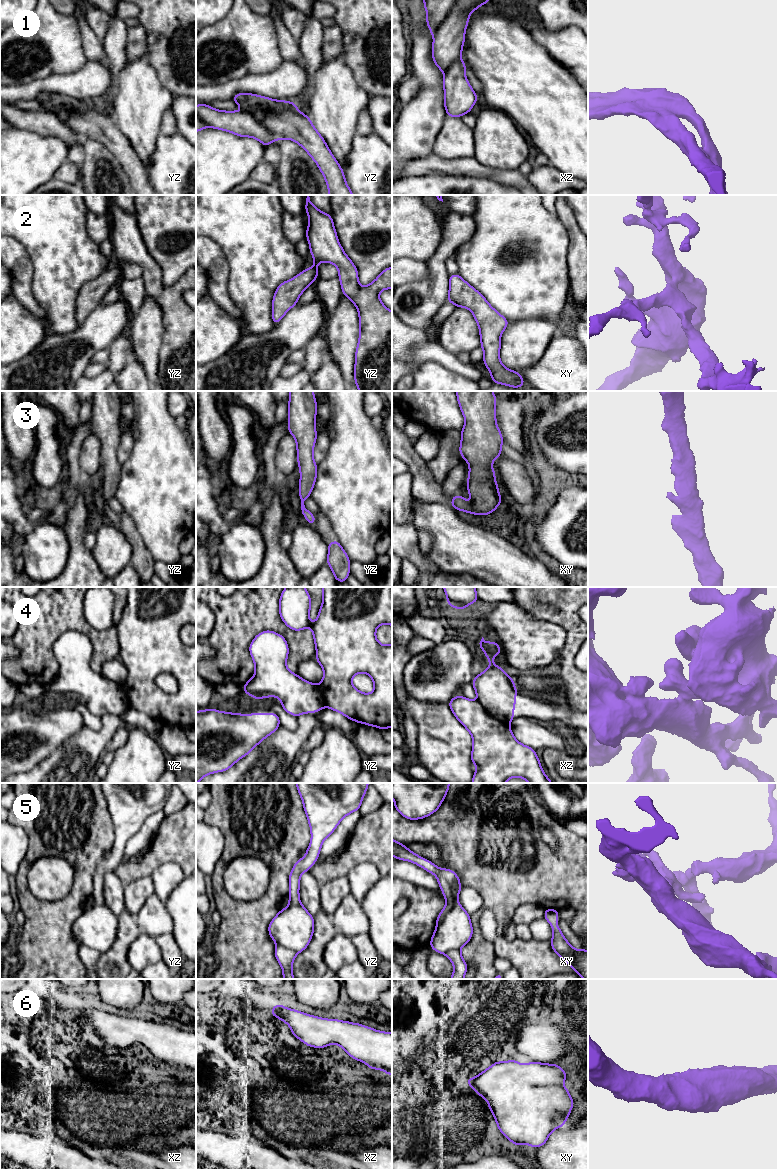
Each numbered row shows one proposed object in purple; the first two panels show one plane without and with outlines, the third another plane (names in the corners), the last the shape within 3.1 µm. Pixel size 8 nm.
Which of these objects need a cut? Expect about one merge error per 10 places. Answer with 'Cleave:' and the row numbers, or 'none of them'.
Cleave: none of them

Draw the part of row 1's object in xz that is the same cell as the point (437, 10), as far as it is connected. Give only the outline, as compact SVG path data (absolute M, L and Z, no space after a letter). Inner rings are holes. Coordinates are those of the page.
M423 0L433 37L432 59L444 73L444 107L449 117L470 113L478 95L469 84L461 59L470 14L490 0Z

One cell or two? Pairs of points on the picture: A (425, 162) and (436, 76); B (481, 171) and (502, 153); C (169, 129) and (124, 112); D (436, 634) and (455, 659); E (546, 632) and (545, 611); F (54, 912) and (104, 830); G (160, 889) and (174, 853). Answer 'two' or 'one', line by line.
A: two
B: two
C: two
D: two
E: two
F: one
G: two

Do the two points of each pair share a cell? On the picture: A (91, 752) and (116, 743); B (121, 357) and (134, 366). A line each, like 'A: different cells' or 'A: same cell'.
A: different cells
B: different cells

